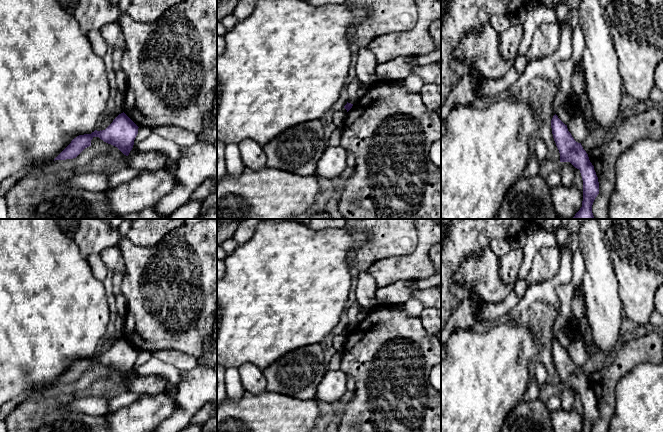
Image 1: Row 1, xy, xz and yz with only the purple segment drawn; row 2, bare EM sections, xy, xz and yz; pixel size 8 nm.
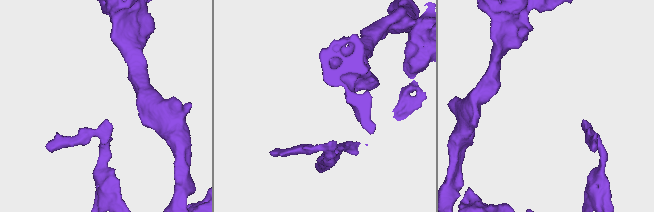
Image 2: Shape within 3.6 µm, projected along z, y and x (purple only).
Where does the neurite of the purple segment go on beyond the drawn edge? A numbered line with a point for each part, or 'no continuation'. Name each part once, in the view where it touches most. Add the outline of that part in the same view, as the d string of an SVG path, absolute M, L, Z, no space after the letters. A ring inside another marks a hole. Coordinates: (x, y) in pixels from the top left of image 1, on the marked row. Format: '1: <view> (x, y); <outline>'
no continuation

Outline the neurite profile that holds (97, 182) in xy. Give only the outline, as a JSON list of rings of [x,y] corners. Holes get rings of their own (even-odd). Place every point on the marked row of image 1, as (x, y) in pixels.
[[[90,169],[78,171],[66,184],[75,188],[83,188],[93,192],[109,190],[109,173],[93,172]]]

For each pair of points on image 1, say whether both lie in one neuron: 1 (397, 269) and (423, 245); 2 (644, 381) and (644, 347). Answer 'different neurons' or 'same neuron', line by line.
1: same neuron
2: different neurons

